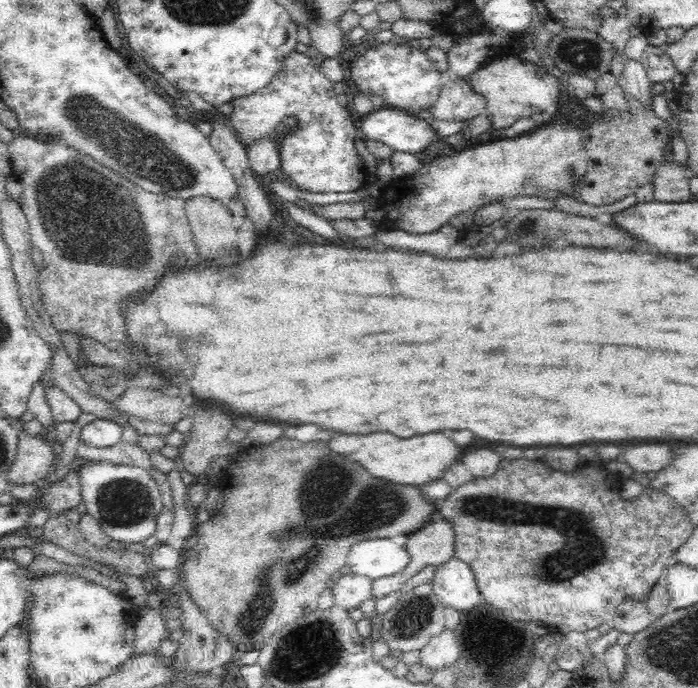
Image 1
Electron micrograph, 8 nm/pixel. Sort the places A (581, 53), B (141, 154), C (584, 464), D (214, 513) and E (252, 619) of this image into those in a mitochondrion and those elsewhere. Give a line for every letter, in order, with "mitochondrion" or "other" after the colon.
A: mitochondrion
B: mitochondrion
C: other
D: other
E: mitochondrion

